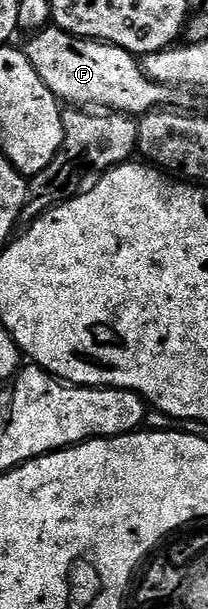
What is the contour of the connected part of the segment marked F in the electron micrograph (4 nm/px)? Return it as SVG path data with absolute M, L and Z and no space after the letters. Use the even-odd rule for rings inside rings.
M56 25L42 27L40 31L28 36L29 44L23 47L26 57L31 61L35 73L51 89L53 96L65 105L80 105L82 108L108 109L121 111L124 115L144 117L150 111L164 108L175 95L174 88L156 83L144 72L138 56L125 51L114 43L102 43L100 39L80 39L78 35L67 33Z

